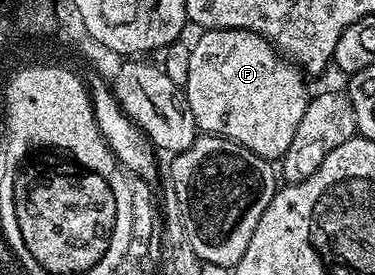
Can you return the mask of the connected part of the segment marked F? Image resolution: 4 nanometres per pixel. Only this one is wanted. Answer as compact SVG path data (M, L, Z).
M202 30L199 33L198 43L195 41L190 48L188 56L188 80L184 87L185 105L192 112L194 123L198 125L199 131L208 134L218 134L222 138L231 138L242 146L246 146L252 152L267 160L281 159L288 152L288 144L292 144L292 136L296 136L296 128L300 128L300 120L304 120L306 106L310 102L311 95L306 94L306 82L303 71L299 70L289 58L281 55L275 50L274 45L264 36L260 36L251 30Z

